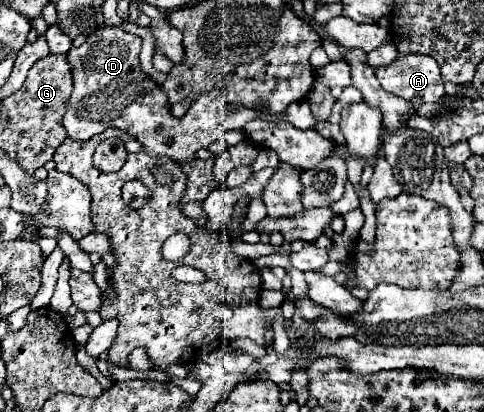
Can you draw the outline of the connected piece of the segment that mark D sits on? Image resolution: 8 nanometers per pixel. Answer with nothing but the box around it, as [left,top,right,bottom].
[61,28,257,164]

